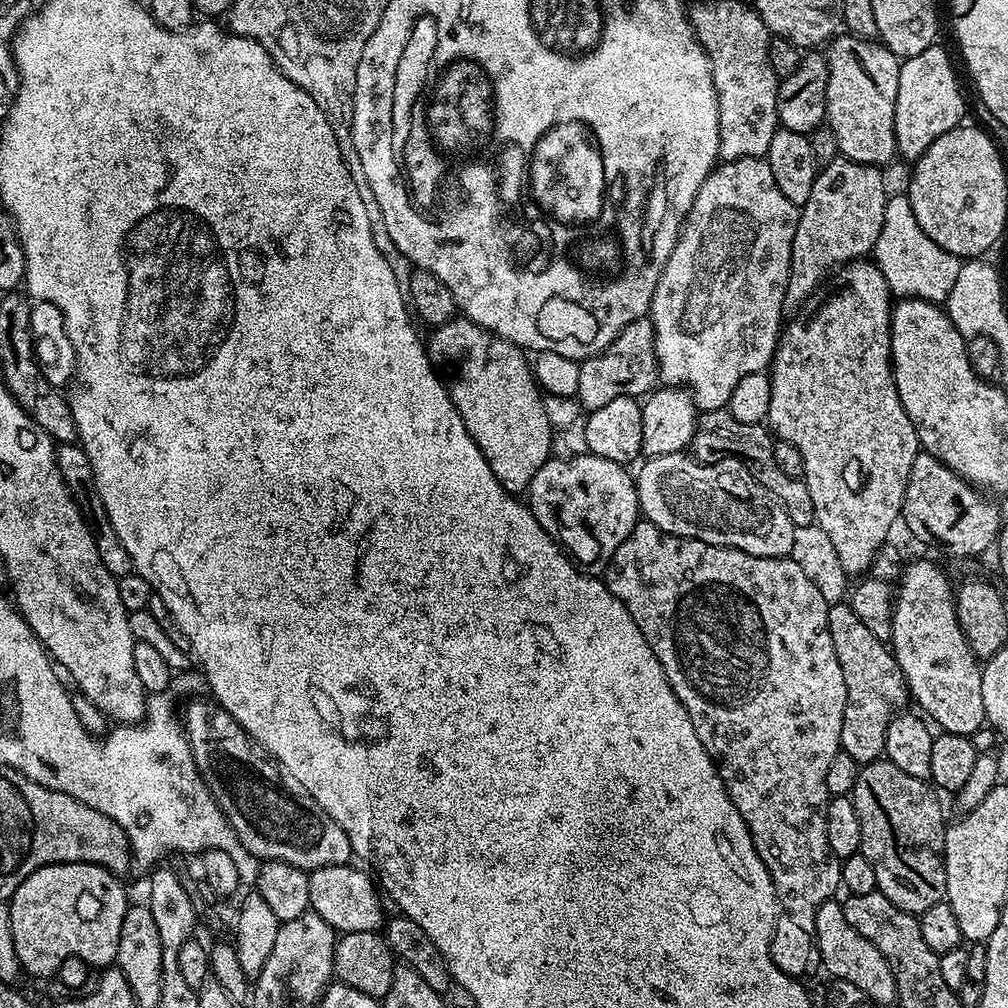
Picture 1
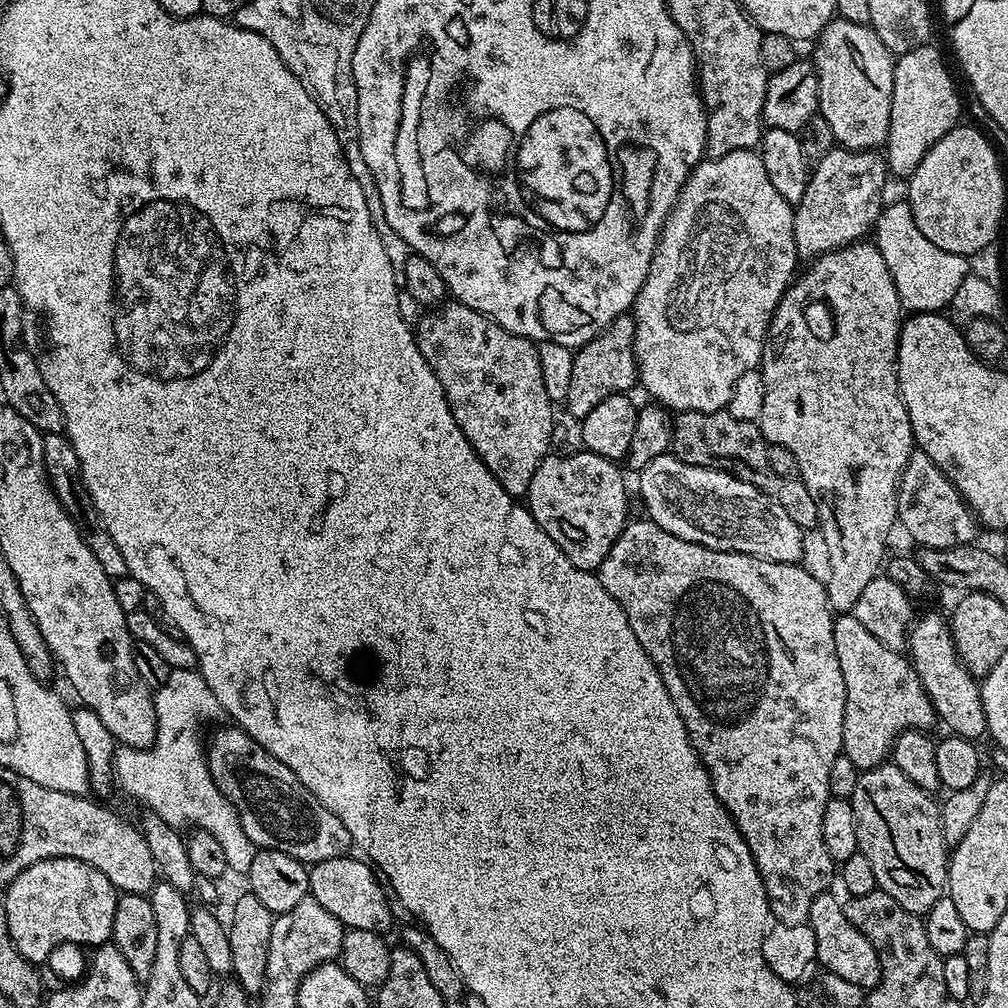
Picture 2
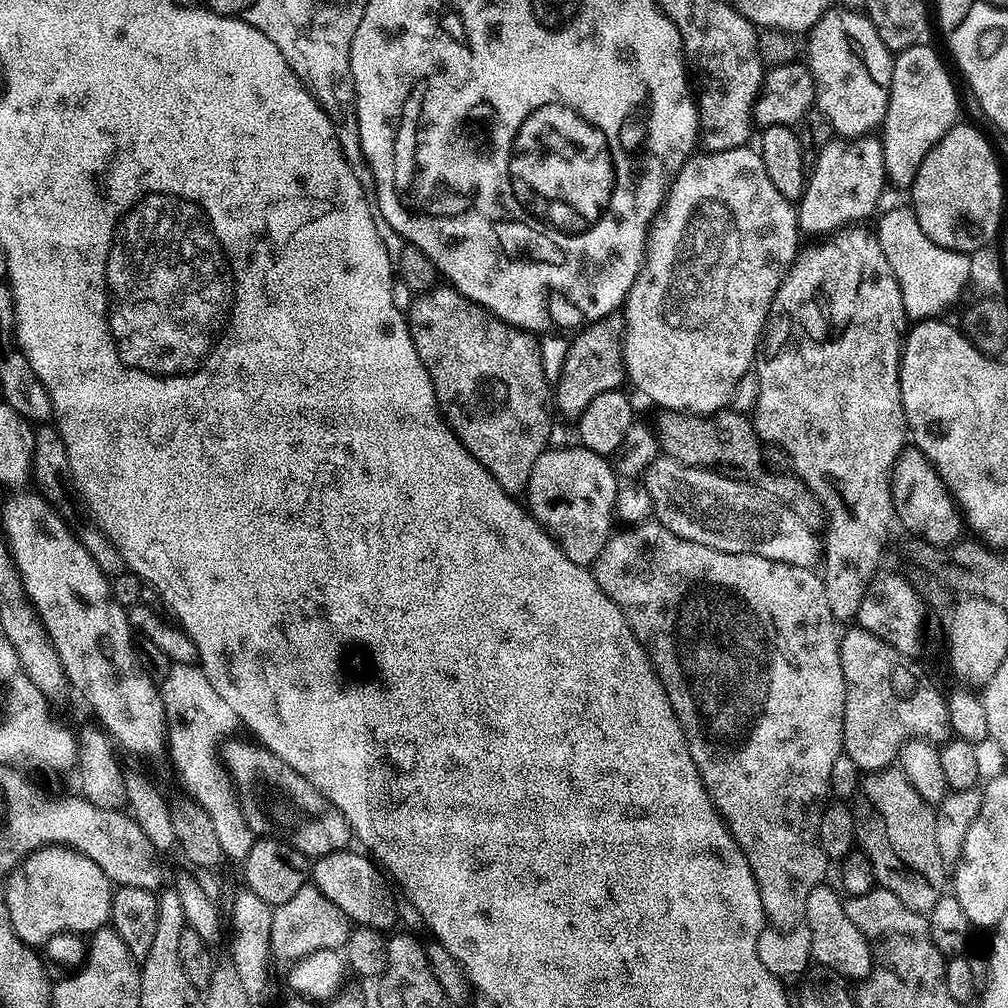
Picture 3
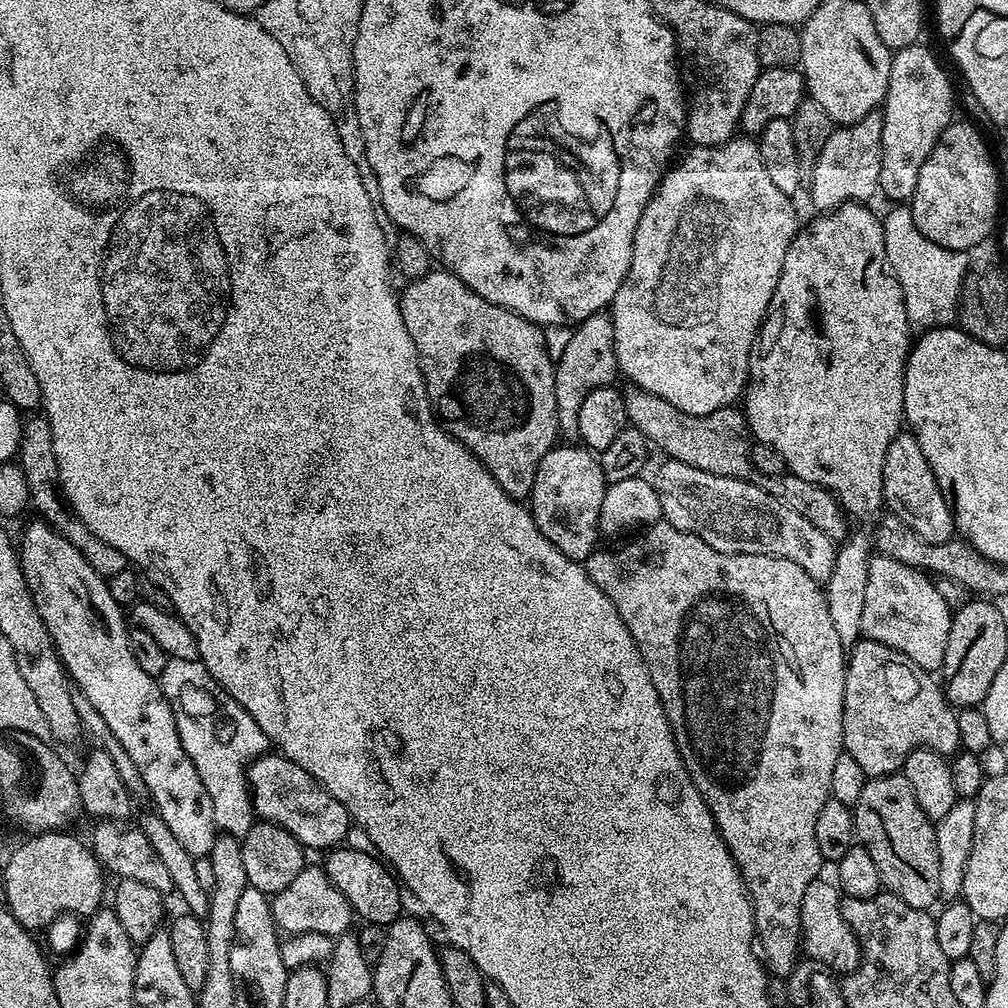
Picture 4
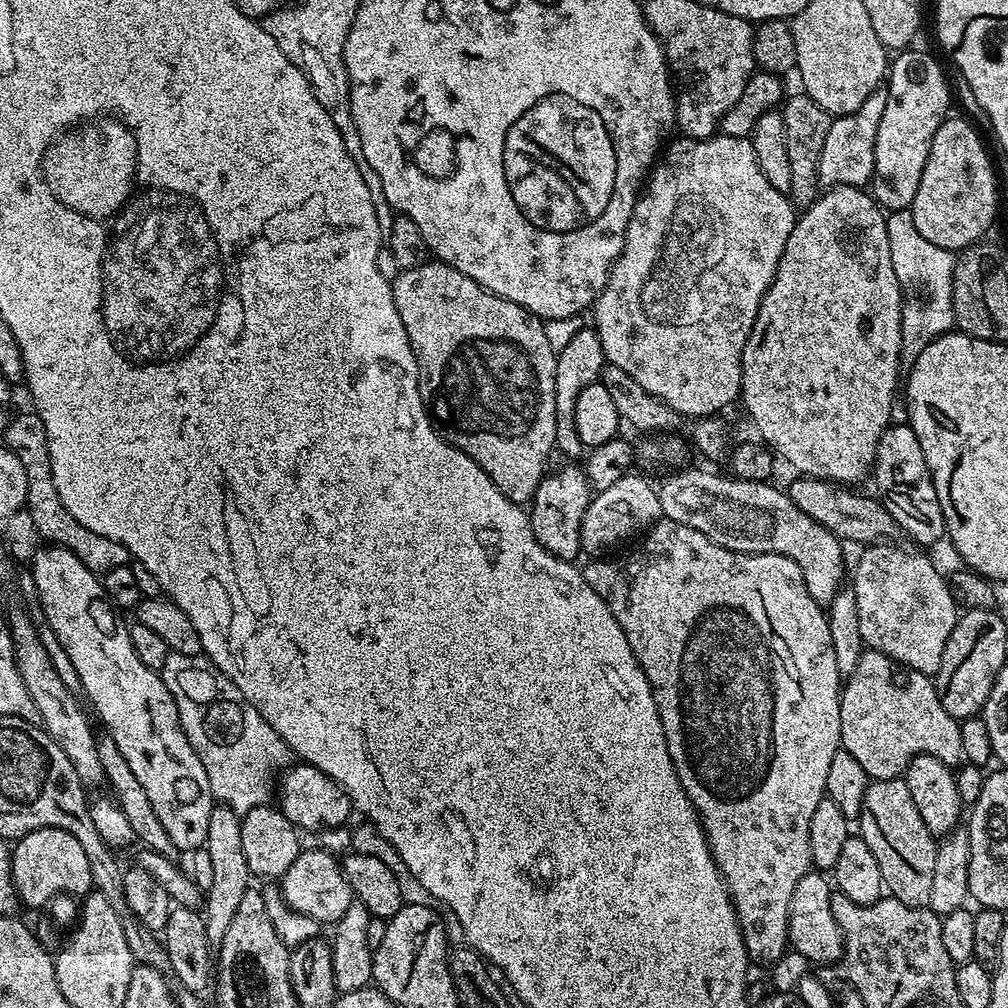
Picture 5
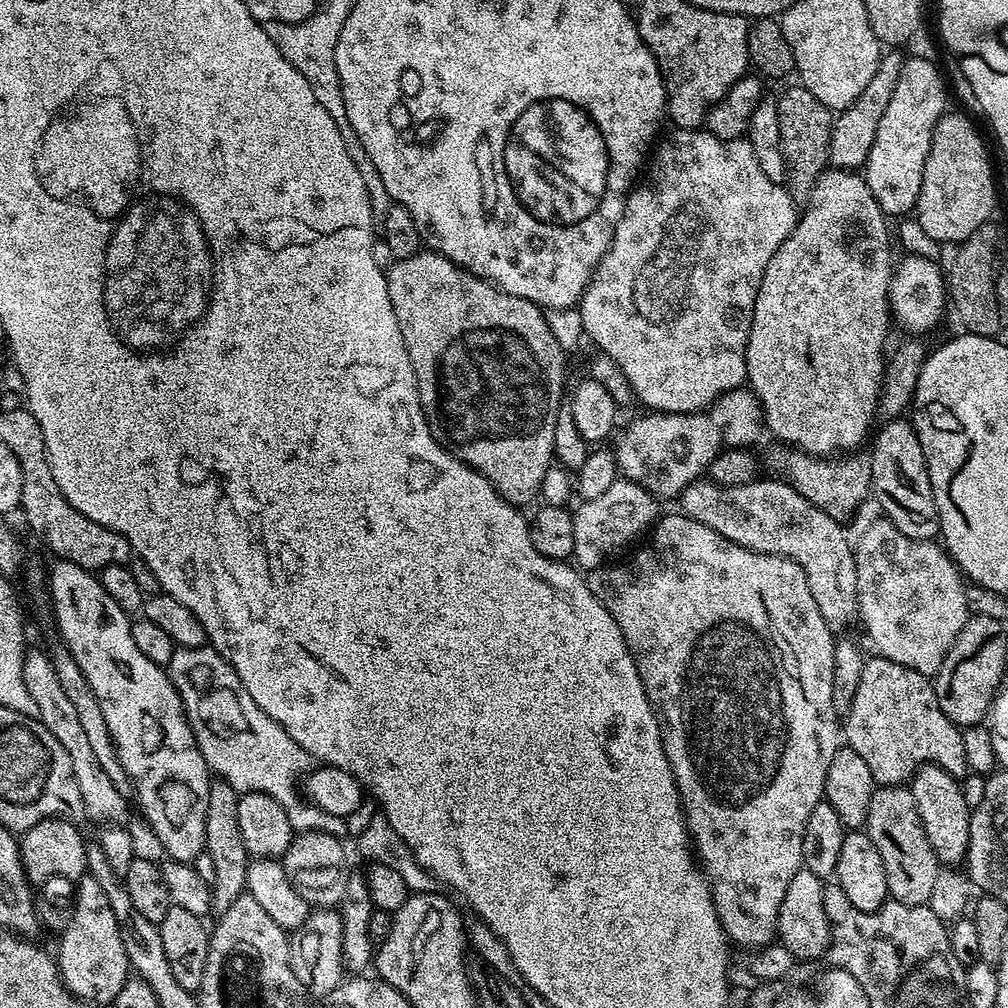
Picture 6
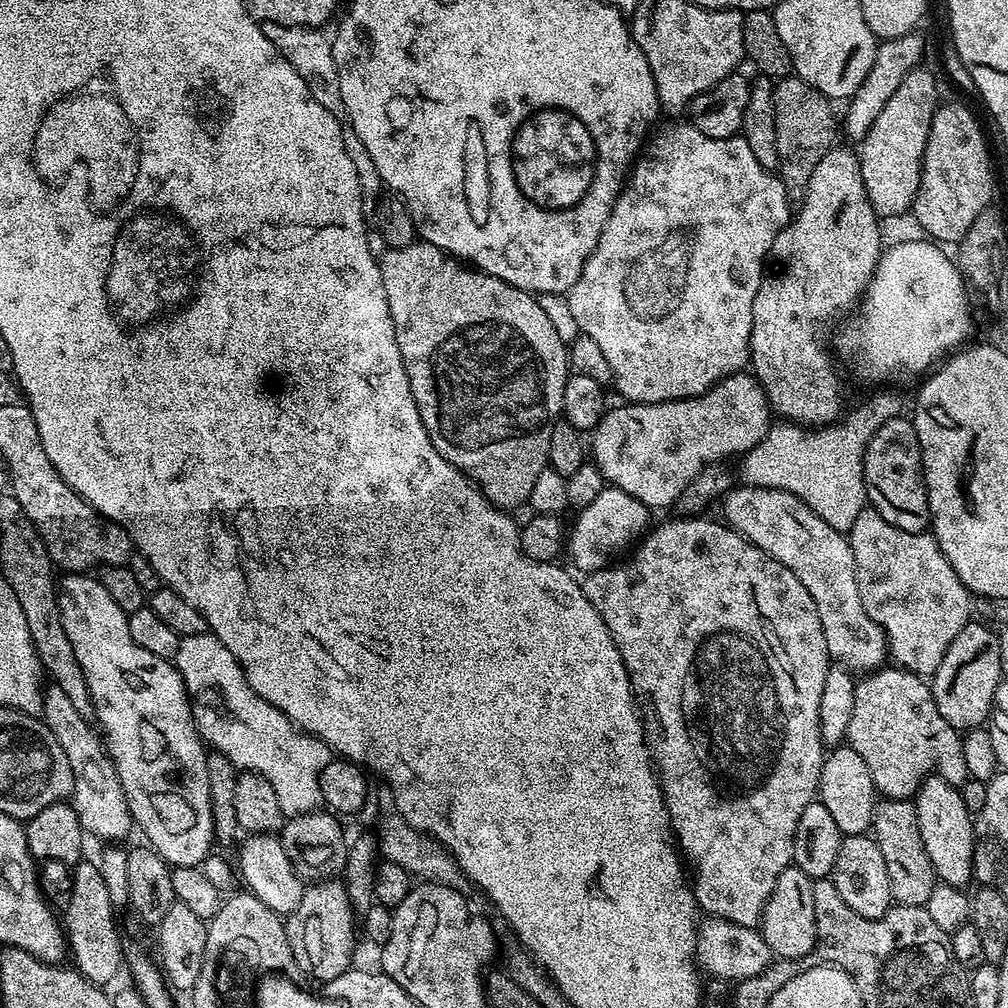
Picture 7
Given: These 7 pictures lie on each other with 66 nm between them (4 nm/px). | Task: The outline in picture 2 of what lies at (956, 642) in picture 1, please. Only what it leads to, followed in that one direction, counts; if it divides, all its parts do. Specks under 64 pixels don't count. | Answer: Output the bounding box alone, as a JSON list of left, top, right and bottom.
[906,612,988,742]

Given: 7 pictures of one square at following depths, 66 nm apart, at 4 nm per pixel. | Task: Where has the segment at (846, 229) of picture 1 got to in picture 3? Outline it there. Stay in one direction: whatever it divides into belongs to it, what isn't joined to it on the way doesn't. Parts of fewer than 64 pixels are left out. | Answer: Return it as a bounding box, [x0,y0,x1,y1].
[798,135,884,234]

